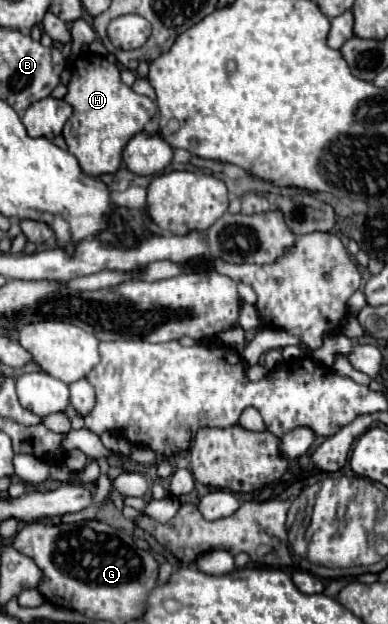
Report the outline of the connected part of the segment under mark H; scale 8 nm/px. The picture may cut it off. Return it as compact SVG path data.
M88 53L88 59L78 57L74 61L64 101L74 107L74 115L66 123L62 135L68 143L68 151L78 159L80 169L90 177L116 173L122 165L122 151L126 143L136 133L144 131L144 125L158 111L152 99L134 93L132 87L122 83L120 69L114 63L94 53Z

